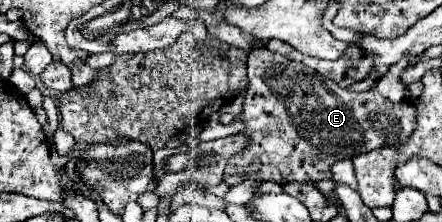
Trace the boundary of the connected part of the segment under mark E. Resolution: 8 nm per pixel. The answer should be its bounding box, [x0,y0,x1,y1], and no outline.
[222,48,416,186]

